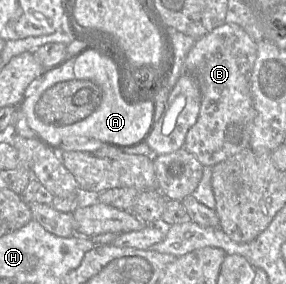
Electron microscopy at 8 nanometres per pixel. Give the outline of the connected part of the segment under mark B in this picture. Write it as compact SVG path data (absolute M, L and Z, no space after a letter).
M225 23L195 41L185 59L185 73L193 75L199 84L202 100L196 123L186 135L184 148L204 166L212 168L246 148L250 139L256 110L251 94L251 74L257 58L257 43L235 23Z

